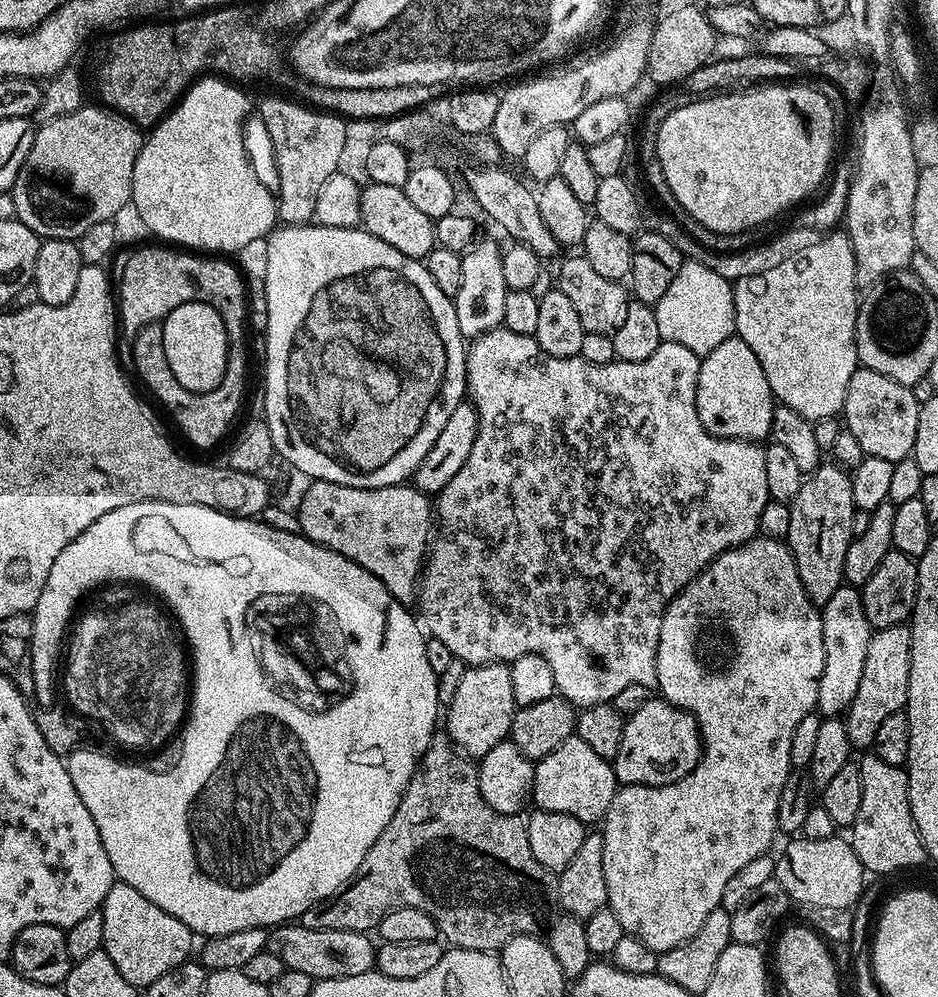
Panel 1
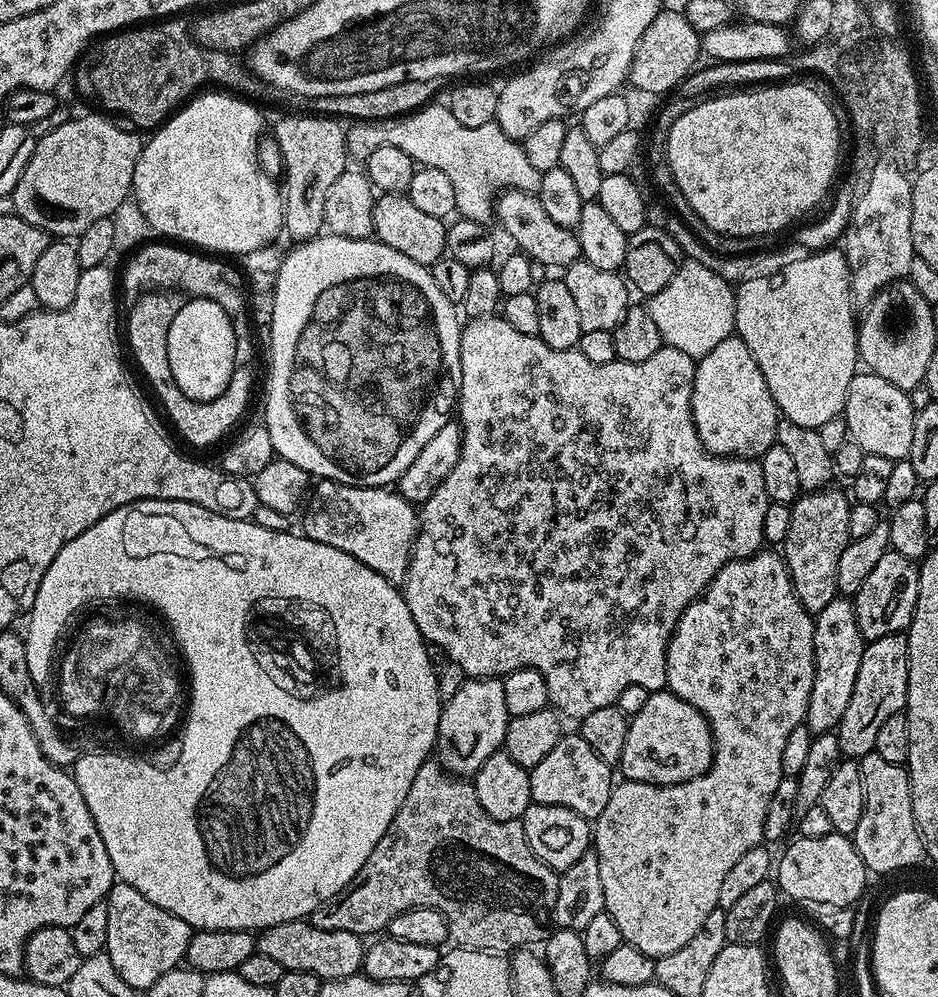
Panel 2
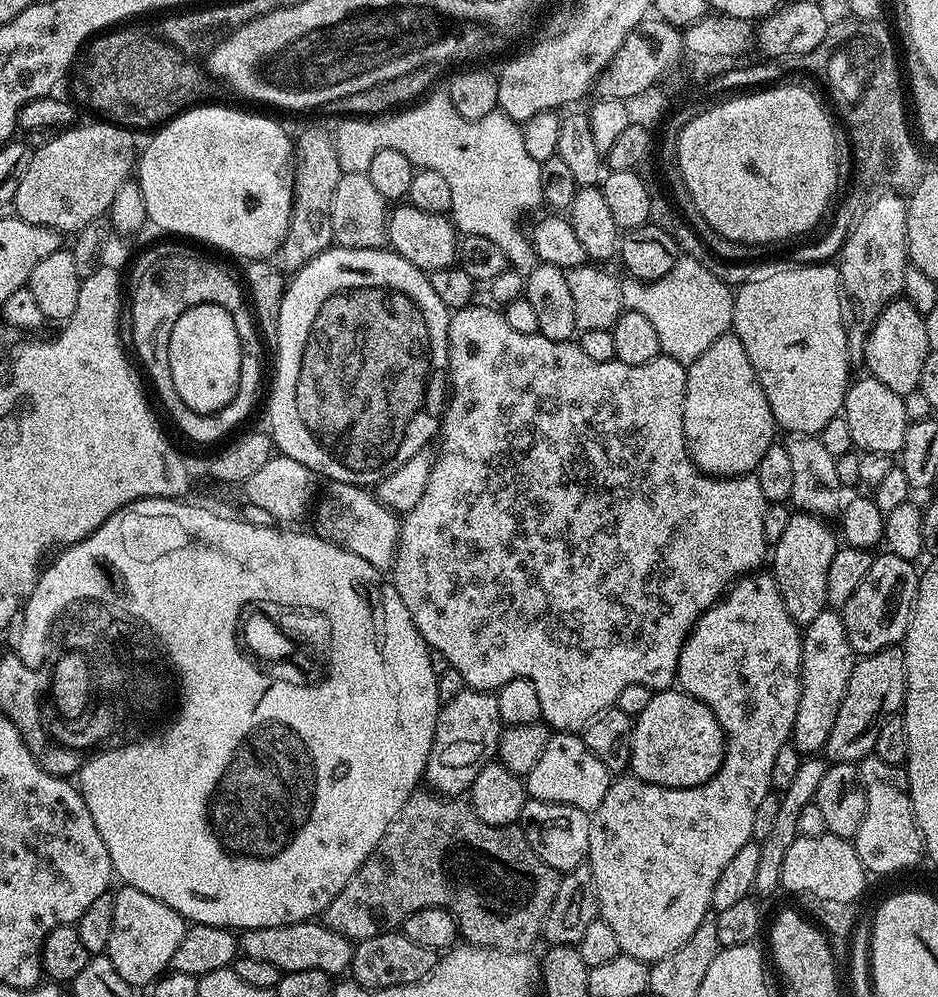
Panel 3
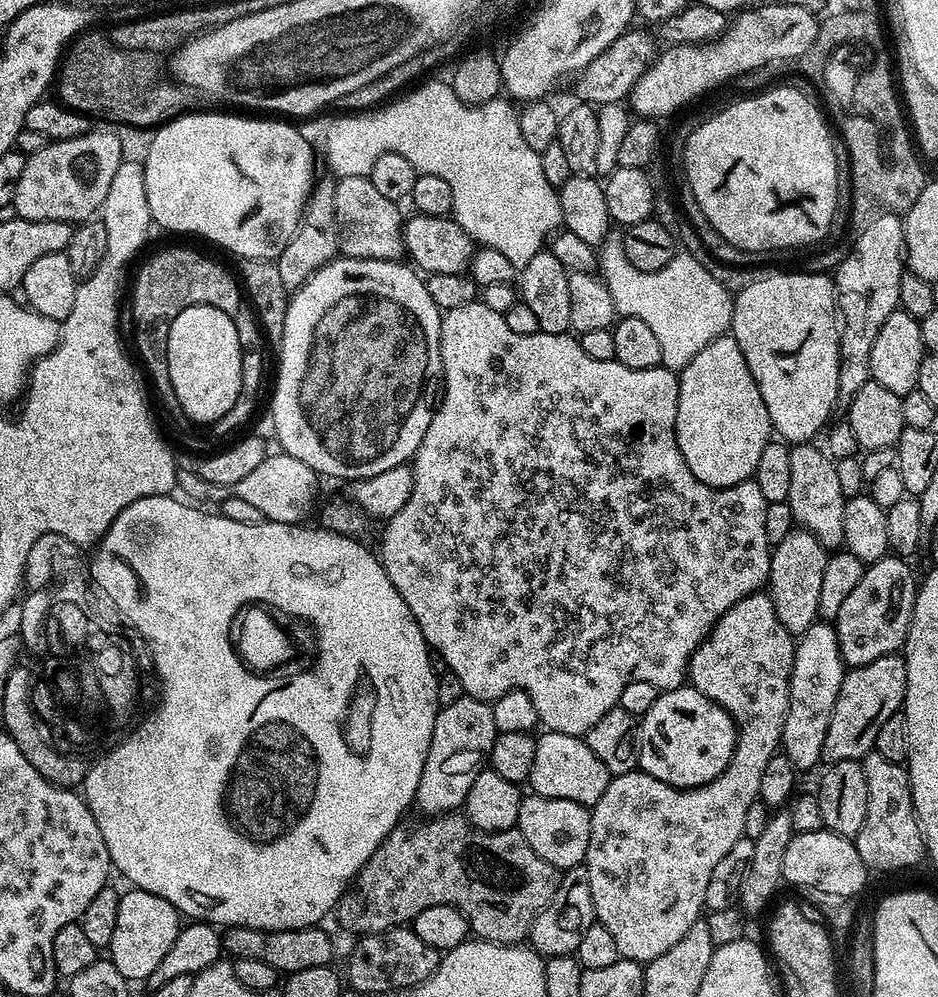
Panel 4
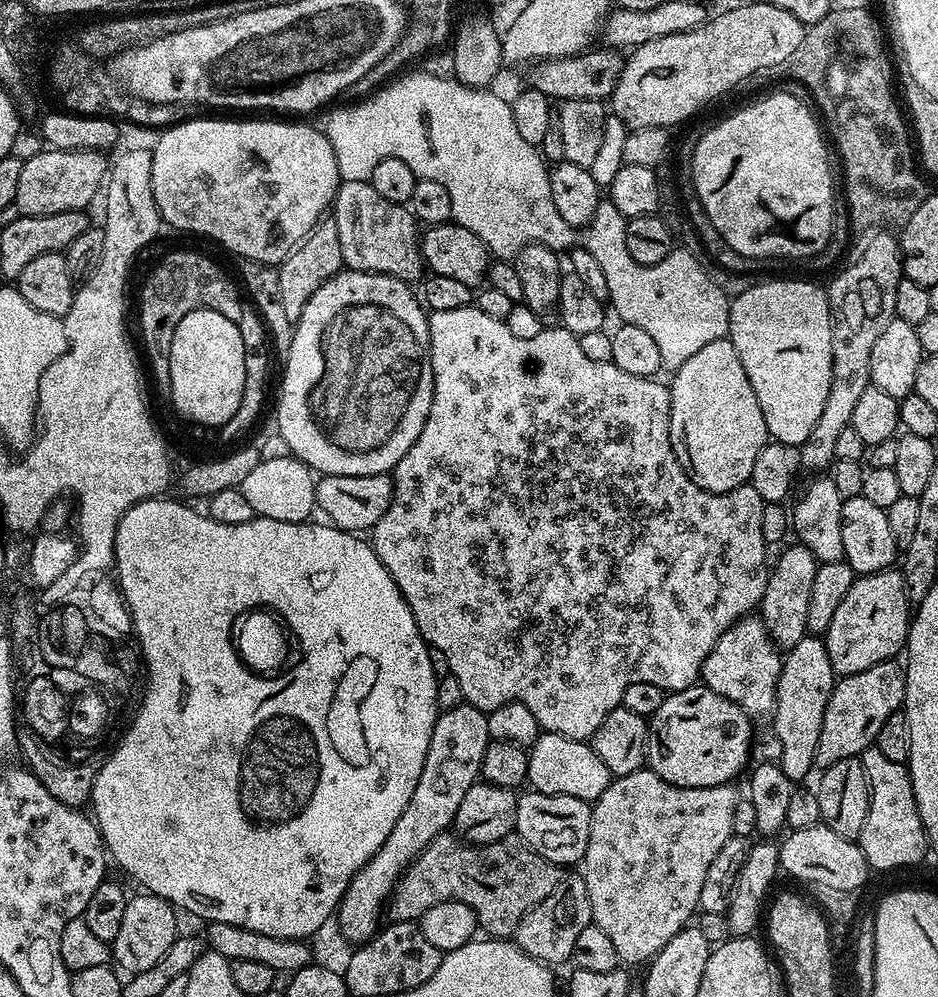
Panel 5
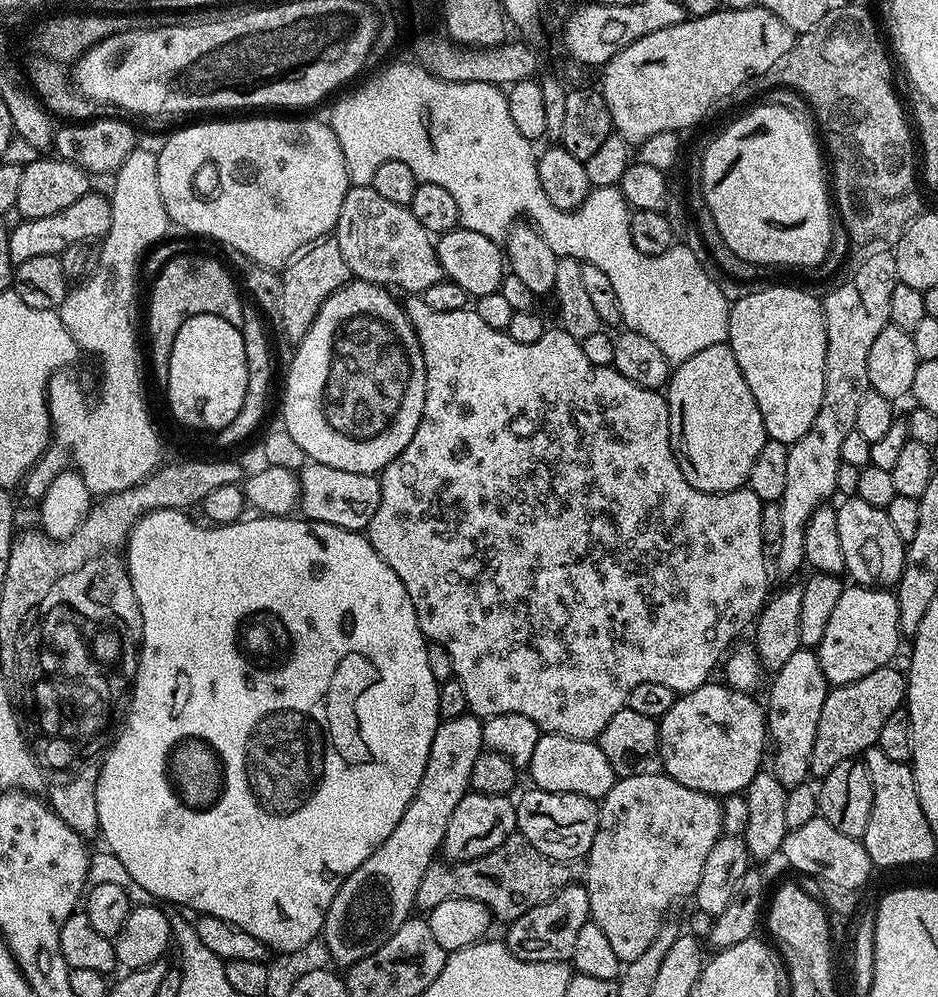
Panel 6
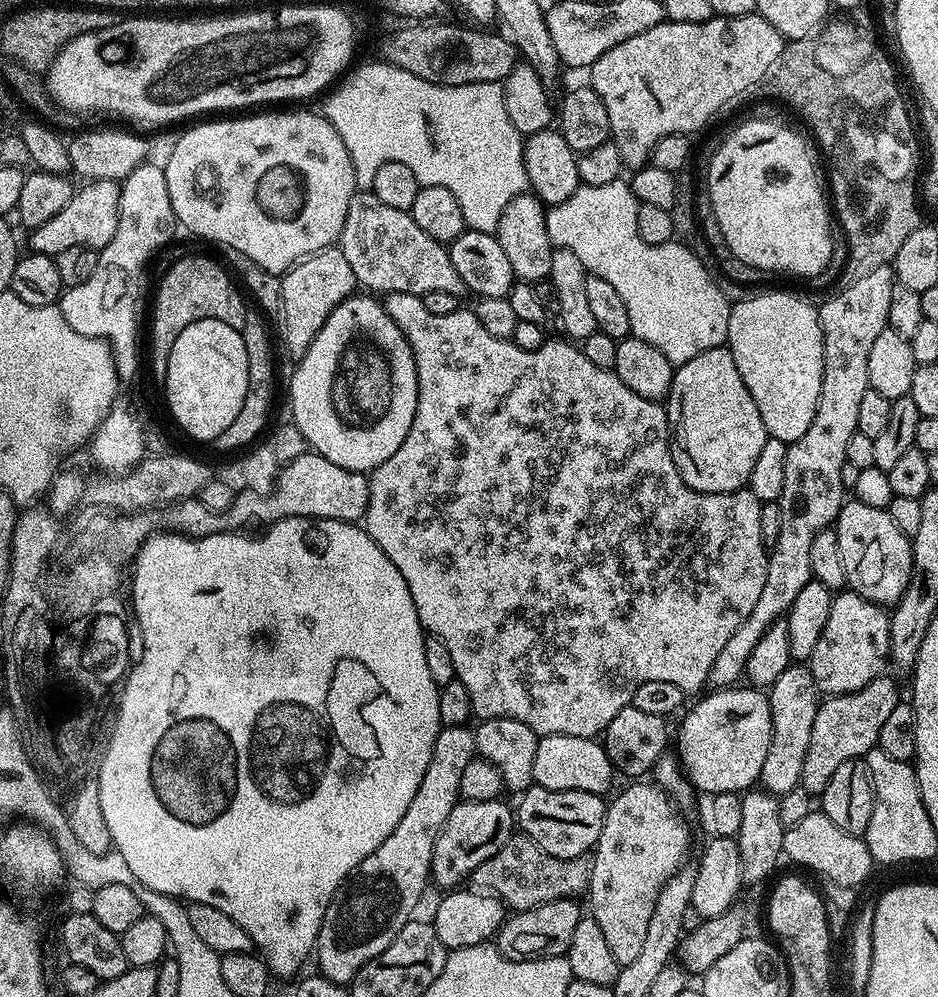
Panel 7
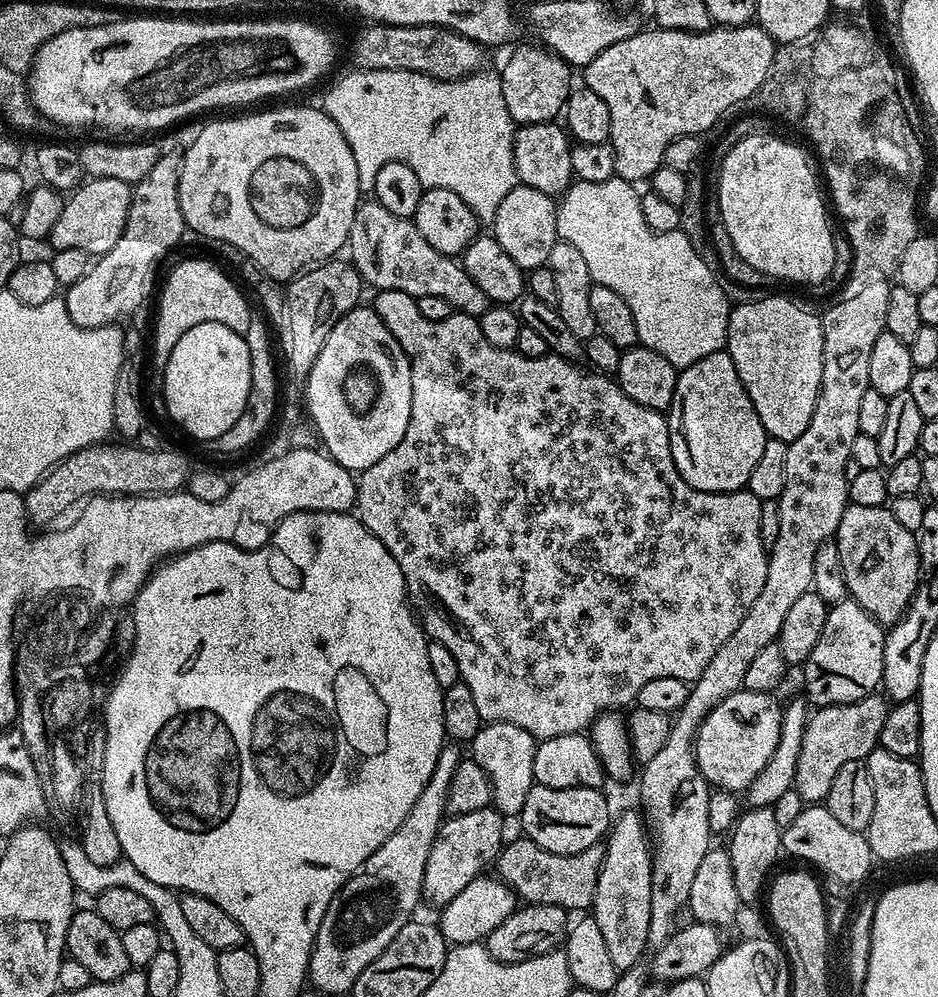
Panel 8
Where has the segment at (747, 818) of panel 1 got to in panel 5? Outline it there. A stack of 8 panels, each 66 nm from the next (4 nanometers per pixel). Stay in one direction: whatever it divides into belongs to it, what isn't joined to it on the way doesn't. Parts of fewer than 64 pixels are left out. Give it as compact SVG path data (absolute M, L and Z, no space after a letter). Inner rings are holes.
M749 614L742 620L734 621L726 634L718 638L700 674L705 688L734 702L749 718L767 717L776 707L776 687L781 663L781 649L770 638L763 620L759 615ZM641 770L615 777L592 804L590 838L584 851L582 875L590 894L592 923L608 935L625 965L647 965L658 950L693 919L700 907L706 870L710 870L710 862L718 858L718 850L733 836L738 793L732 787L731 783L726 783L709 788L679 788L658 778L651 770Z

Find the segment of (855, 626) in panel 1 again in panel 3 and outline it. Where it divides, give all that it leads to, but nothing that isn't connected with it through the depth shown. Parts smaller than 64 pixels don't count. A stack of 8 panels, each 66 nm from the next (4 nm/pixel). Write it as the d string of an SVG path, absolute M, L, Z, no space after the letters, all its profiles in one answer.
M822 611L814 622L803 625L800 697L790 737L797 752L816 754L823 749L830 730L834 728L840 699L846 694L853 663L854 653L848 641L848 632L844 629L844 617L839 611Z

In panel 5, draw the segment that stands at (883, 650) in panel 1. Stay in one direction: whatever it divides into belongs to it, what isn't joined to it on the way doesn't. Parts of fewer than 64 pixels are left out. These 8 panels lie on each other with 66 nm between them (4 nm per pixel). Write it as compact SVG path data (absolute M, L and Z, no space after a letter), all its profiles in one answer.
M895 659L878 662L878 666L870 666L870 670L862 670L862 674L837 679L822 718L822 734L818 734L817 769L829 768L834 766L834 762L842 762L846 758L860 757L867 748L875 745L882 722L886 722L892 712L901 711L905 669L896 663Z

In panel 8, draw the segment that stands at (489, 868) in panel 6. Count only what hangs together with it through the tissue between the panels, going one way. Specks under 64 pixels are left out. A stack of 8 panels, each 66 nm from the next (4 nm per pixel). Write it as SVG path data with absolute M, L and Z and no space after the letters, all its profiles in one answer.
M509 839L501 847L500 854L494 861L494 868L497 868L495 871L499 879L509 884L524 904L558 906L572 914L591 909L598 886L598 874L604 861L603 843L590 846L578 854L554 854L550 850L542 850L542 846L530 839L519 839Z

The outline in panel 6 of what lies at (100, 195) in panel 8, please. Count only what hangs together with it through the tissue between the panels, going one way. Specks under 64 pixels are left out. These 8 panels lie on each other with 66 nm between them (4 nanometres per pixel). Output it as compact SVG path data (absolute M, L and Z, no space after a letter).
M96 190L78 198L66 210L58 210L58 214L46 214L46 218L33 220L21 219L17 228L8 234L8 249L13 265L26 262L26 258L42 258L43 256L59 256L66 246L74 246L74 242L96 242L108 235L110 218L112 217L112 201L107 195L99 196Z

